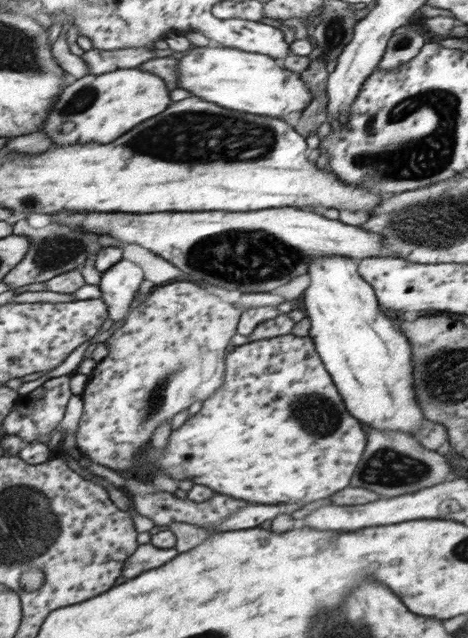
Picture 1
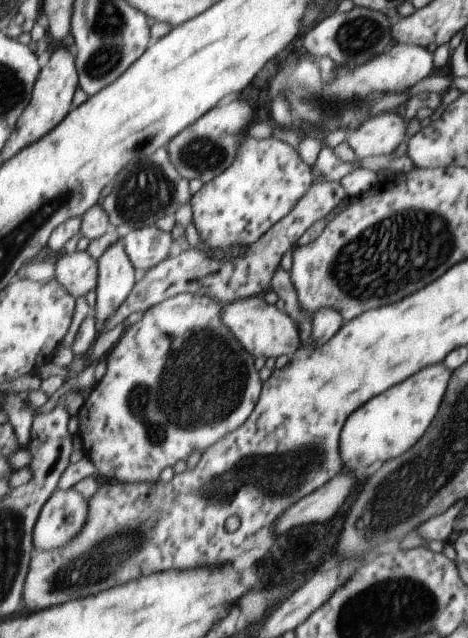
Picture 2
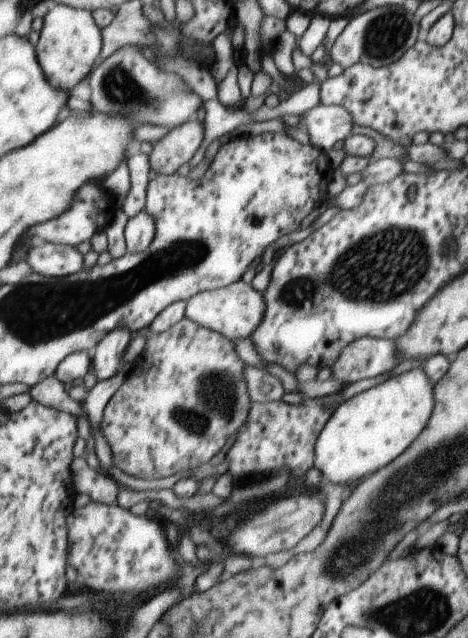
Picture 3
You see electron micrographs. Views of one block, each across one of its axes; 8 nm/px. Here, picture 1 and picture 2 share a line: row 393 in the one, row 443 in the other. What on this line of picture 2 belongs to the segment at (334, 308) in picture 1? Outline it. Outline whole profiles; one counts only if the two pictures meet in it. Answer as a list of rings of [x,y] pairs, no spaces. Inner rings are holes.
[[[443,362],[426,366],[382,396],[370,400],[370,404],[358,408],[358,412],[346,420],[346,428],[342,428],[340,436],[342,464],[346,464],[348,472],[361,473],[373,462],[385,463],[409,451],[438,414],[452,373]]]

